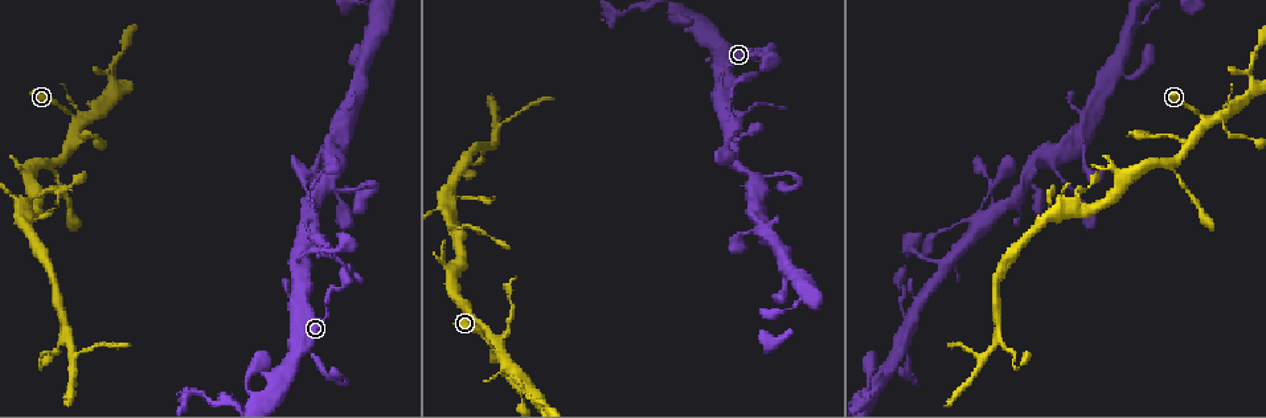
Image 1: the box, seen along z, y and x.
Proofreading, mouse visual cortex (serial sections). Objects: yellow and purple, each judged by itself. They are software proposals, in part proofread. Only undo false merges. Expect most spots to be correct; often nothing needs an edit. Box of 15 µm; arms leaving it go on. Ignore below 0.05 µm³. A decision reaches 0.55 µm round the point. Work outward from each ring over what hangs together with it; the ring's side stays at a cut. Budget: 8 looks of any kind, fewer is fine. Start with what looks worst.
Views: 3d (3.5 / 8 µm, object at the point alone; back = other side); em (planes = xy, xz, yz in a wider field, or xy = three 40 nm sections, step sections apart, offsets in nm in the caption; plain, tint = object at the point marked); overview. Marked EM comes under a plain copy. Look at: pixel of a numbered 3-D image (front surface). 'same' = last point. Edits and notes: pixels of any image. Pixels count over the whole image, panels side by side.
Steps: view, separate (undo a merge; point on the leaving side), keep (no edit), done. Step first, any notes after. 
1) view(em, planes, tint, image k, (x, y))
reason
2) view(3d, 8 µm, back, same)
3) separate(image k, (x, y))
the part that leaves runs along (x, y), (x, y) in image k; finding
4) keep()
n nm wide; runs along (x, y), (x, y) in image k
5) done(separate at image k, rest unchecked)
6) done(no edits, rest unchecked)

view(3d, 8 µm, image 1, (74, 141))

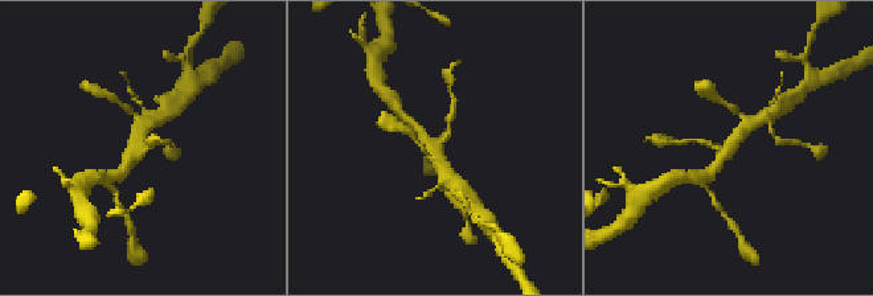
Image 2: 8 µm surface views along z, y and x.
view(3d, 3.5 µm, back, image 2, (134, 149))

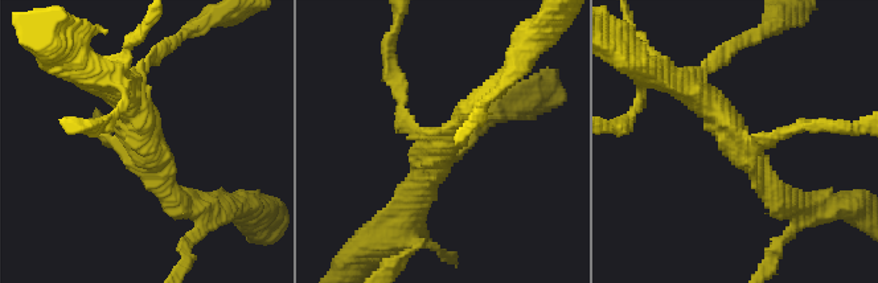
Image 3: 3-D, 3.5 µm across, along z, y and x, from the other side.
view(em, xy, step 5, tint, image 3, (145, 144))
shape alone is not enough

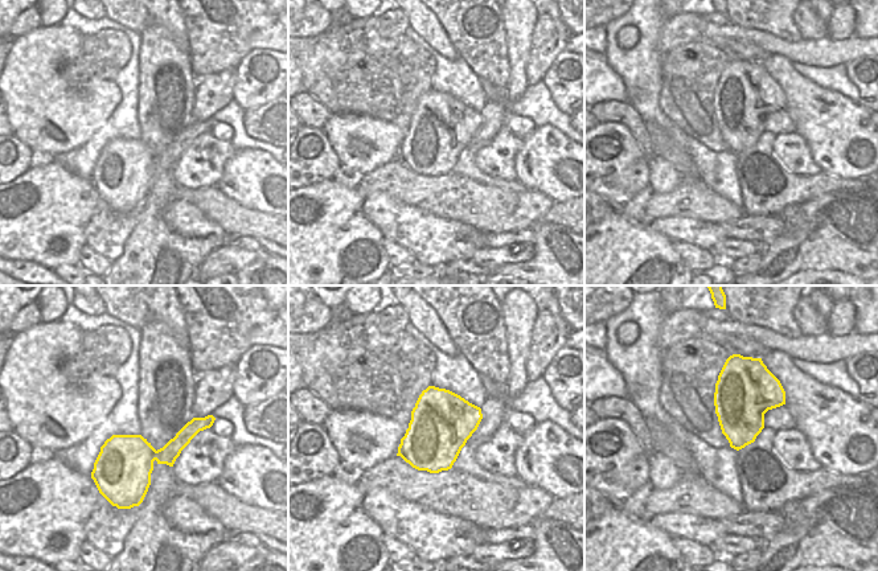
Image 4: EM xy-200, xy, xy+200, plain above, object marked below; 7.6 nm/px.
keep()
480 nm wide; runs along (705, 74), (698, 90), (787, 204) in image 3; all the same cell

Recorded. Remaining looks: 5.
view(3d, 3.5 µm, image 1, (1009, 348))
calibre changes

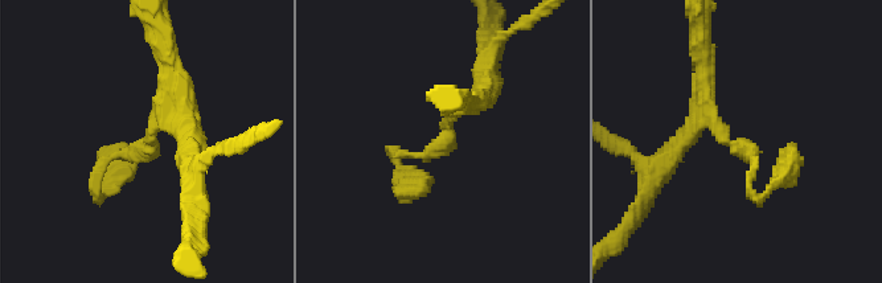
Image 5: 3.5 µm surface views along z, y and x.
view(em, xy, step 1, tint, image 5, (444, 142))
need the tissue

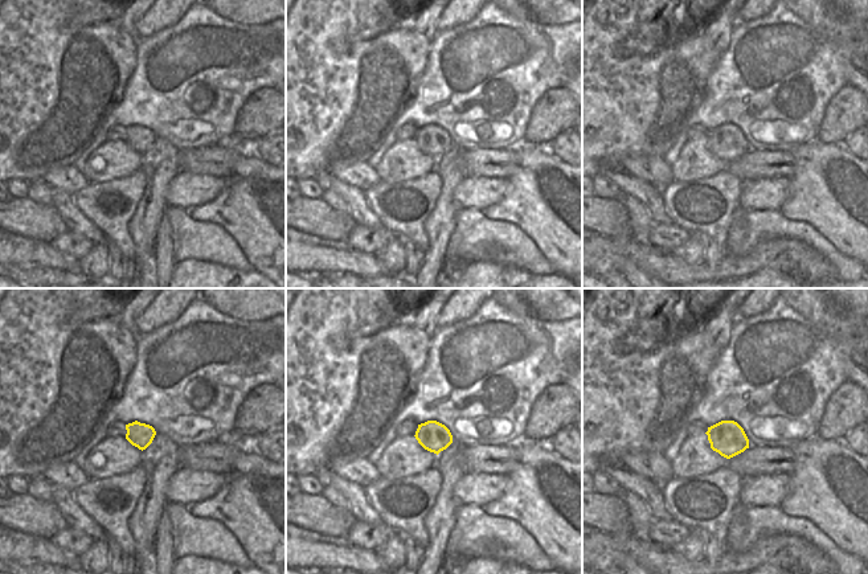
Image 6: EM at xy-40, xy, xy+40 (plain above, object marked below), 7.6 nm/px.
keep()
arms of 100, 250 nm; runs along (176, 82), (152, 143), (103, 164), (99, 196) in image 5; all the same cell

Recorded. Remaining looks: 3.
view(3d, 3.5 µm, image 1, (1248, 73))
calibre changes

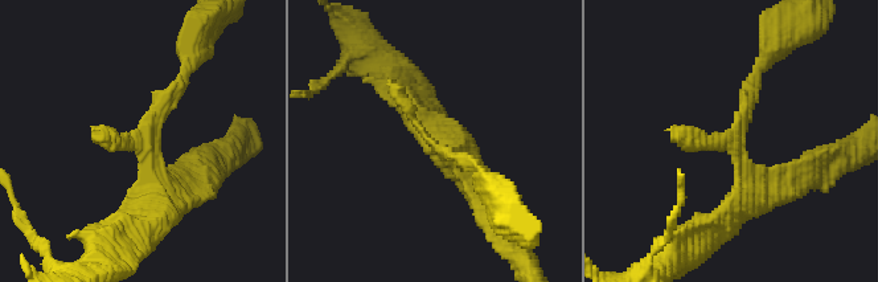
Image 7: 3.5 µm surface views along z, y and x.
view(em, planes, tint, image 7, (739, 152))

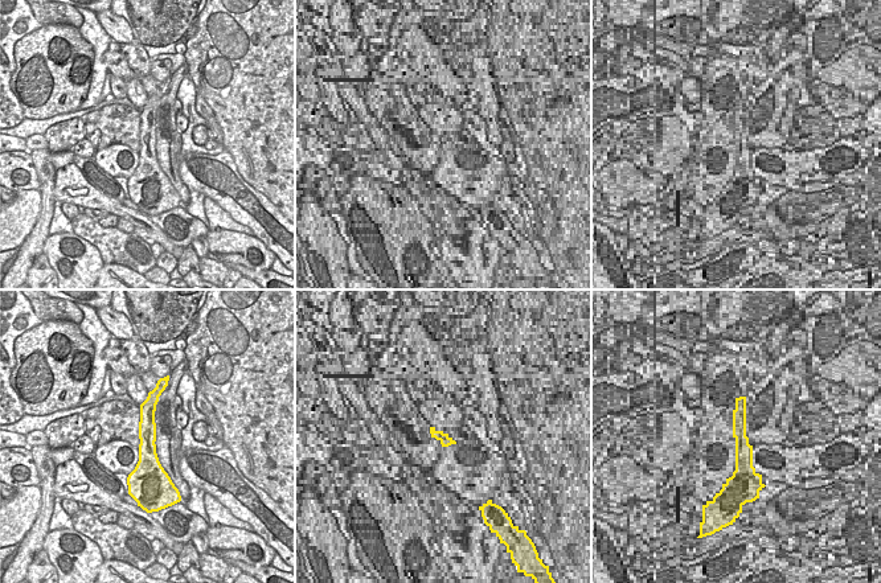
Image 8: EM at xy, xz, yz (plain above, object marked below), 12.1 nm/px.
view(em, xy, step 1, tint, same)

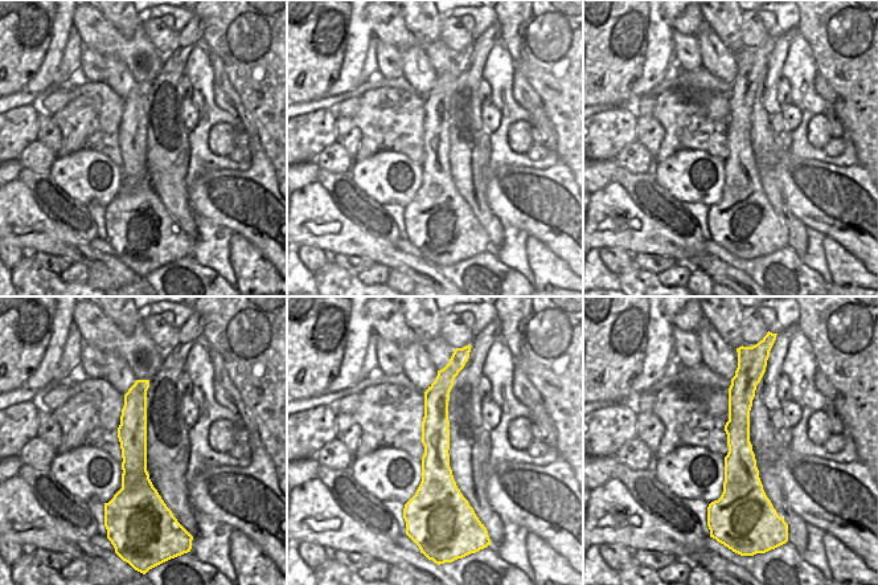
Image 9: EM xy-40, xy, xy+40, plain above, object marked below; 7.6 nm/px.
keep()
all the same cell

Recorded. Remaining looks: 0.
done(no edits, rest unchecked)

